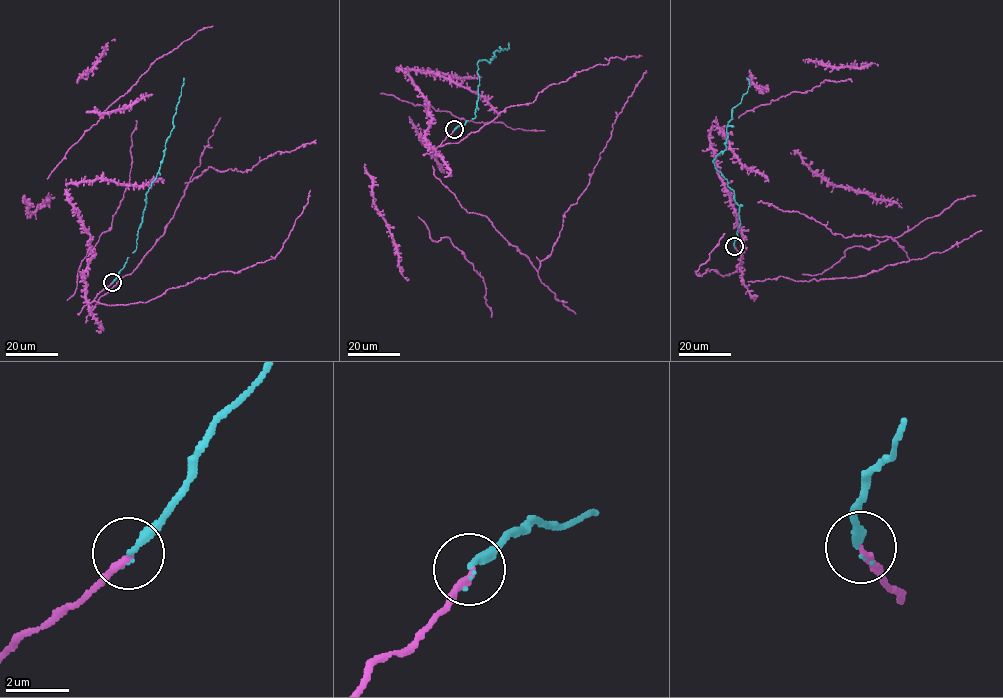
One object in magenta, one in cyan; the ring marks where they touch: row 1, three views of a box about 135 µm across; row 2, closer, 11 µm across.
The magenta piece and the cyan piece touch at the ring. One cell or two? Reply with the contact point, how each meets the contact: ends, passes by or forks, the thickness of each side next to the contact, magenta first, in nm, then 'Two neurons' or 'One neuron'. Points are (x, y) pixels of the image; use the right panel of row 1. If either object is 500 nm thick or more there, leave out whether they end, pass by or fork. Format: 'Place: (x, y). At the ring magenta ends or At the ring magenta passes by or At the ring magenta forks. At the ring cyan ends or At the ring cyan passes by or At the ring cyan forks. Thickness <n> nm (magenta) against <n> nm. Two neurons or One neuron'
Place: (734, 246). At the ring magenta ends. At the ring cyan ends. Thickness 220 nm (magenta) against 240 nm. One neuron

